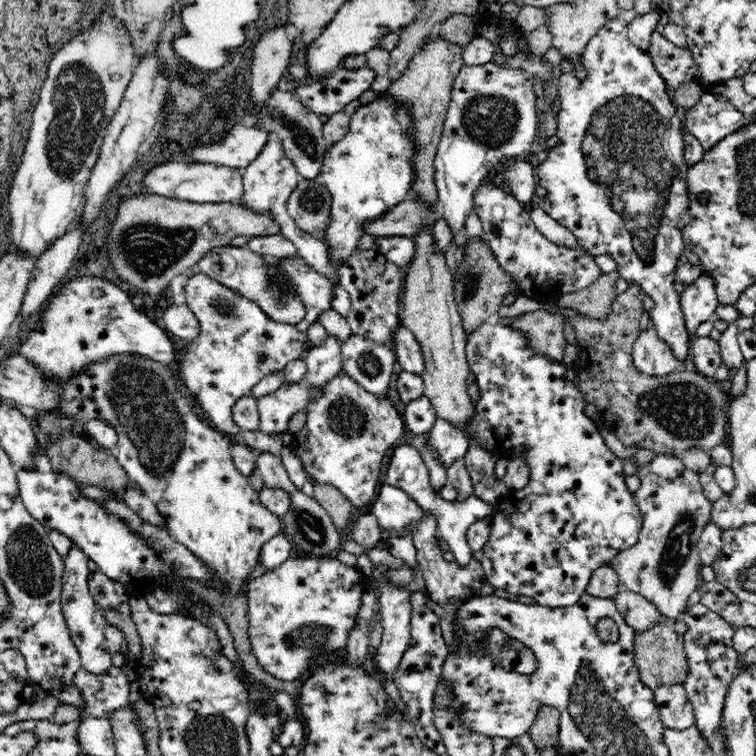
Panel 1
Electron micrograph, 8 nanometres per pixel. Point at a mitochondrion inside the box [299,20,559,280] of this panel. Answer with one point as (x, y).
(491, 119)

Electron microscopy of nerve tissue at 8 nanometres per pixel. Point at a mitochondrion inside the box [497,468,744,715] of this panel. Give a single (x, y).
(677, 548)

